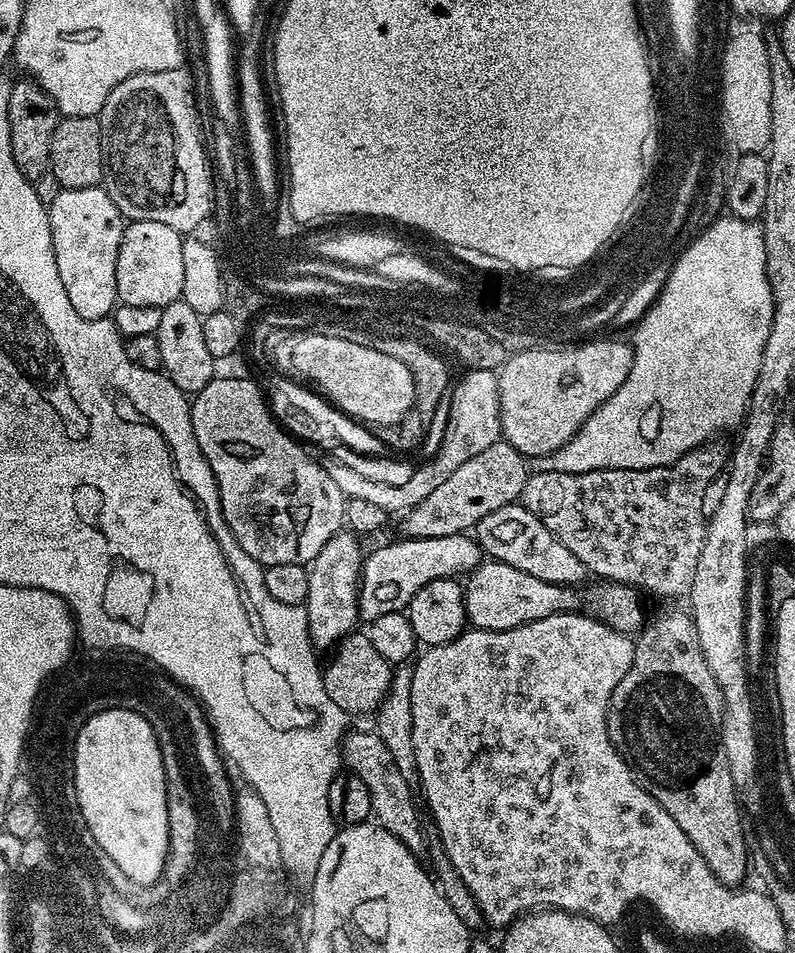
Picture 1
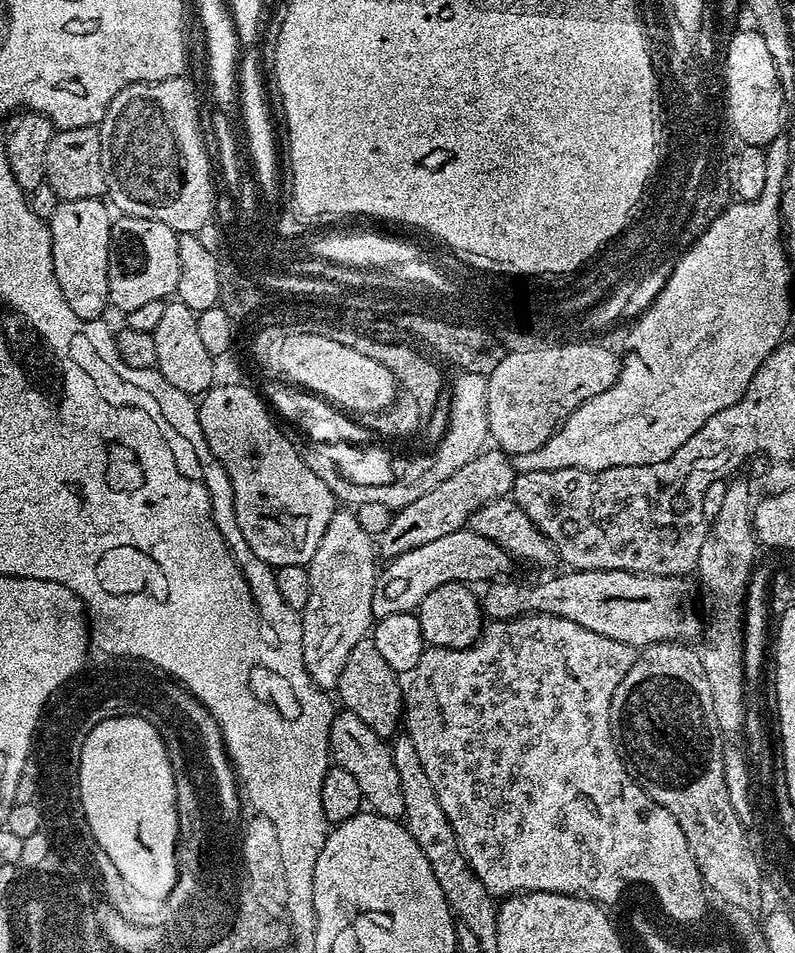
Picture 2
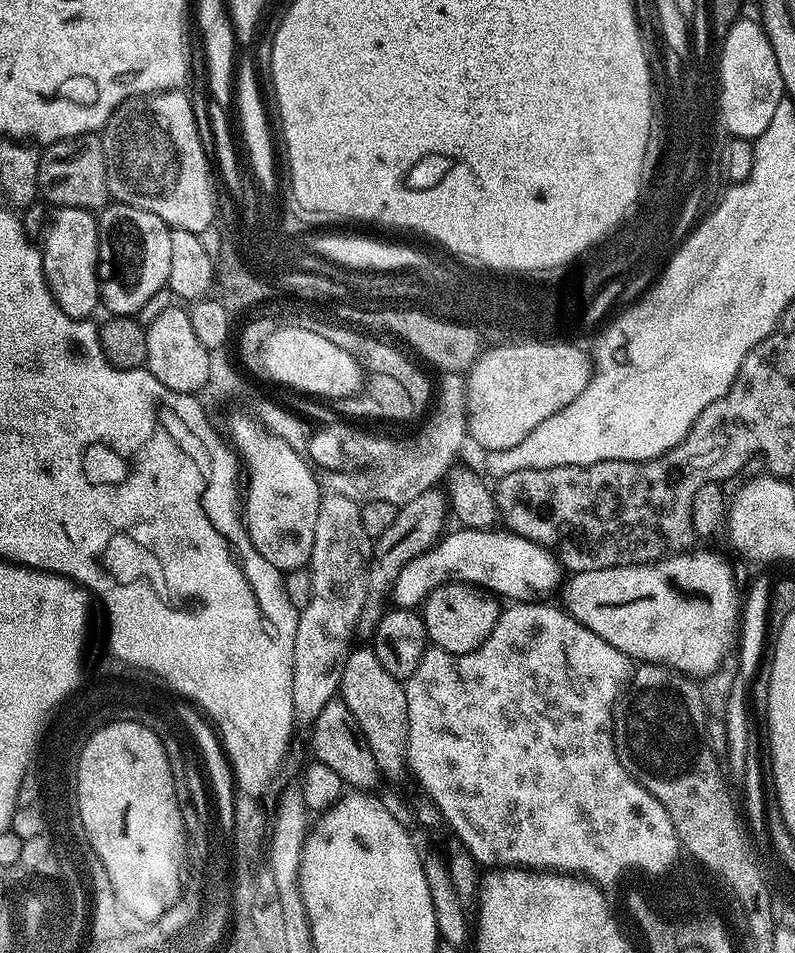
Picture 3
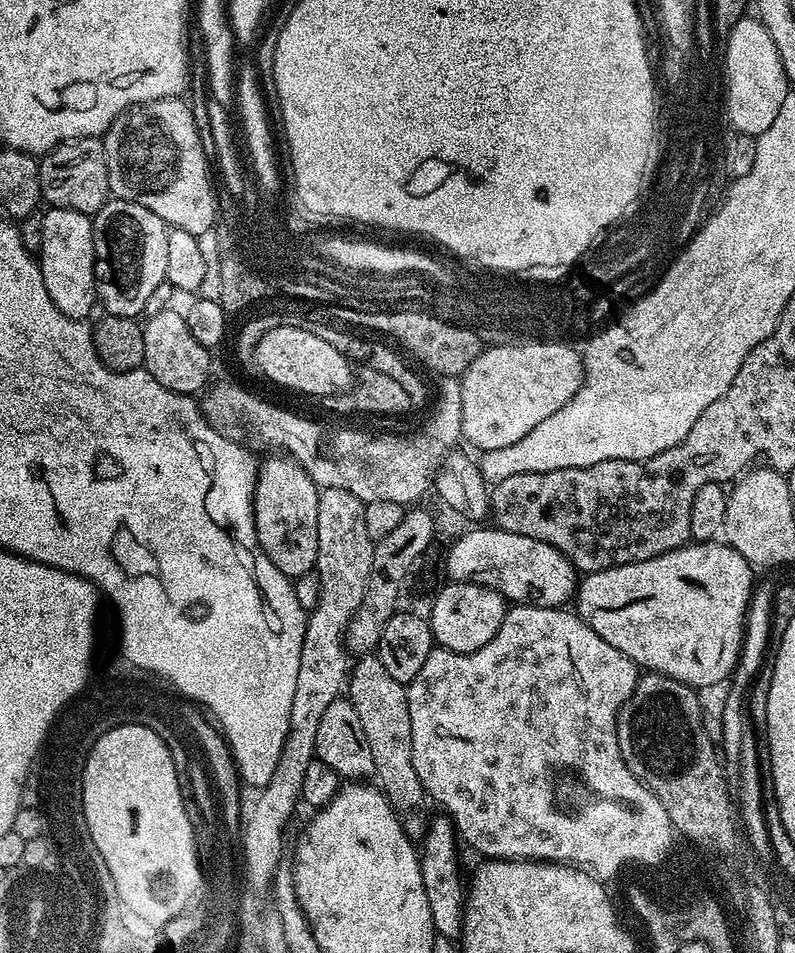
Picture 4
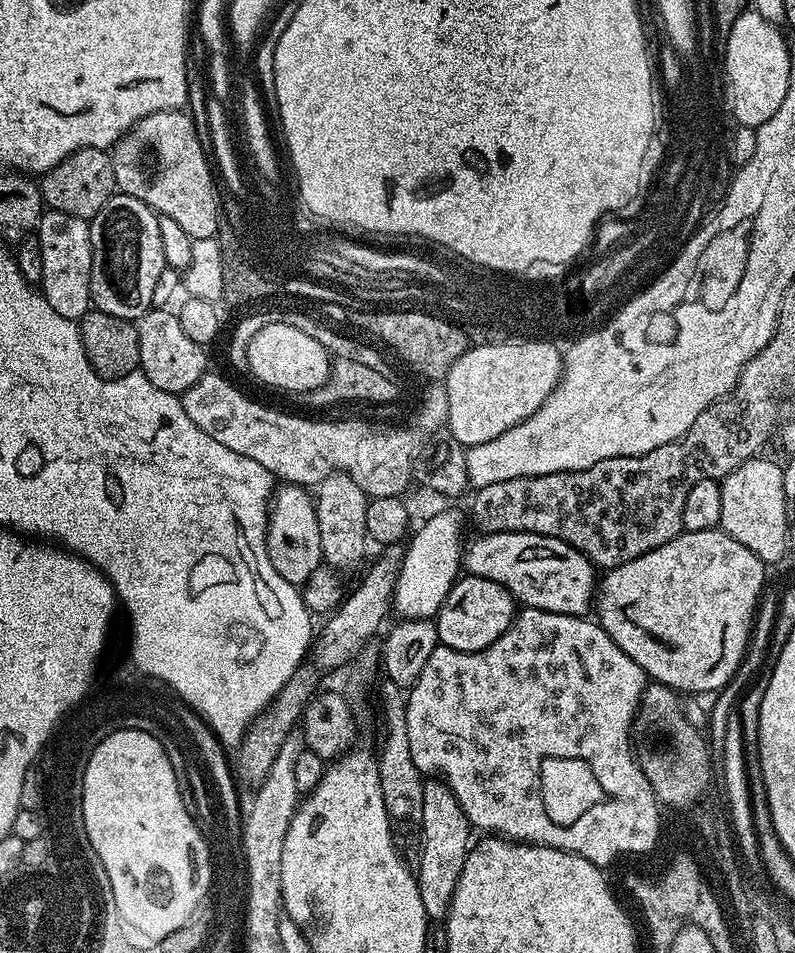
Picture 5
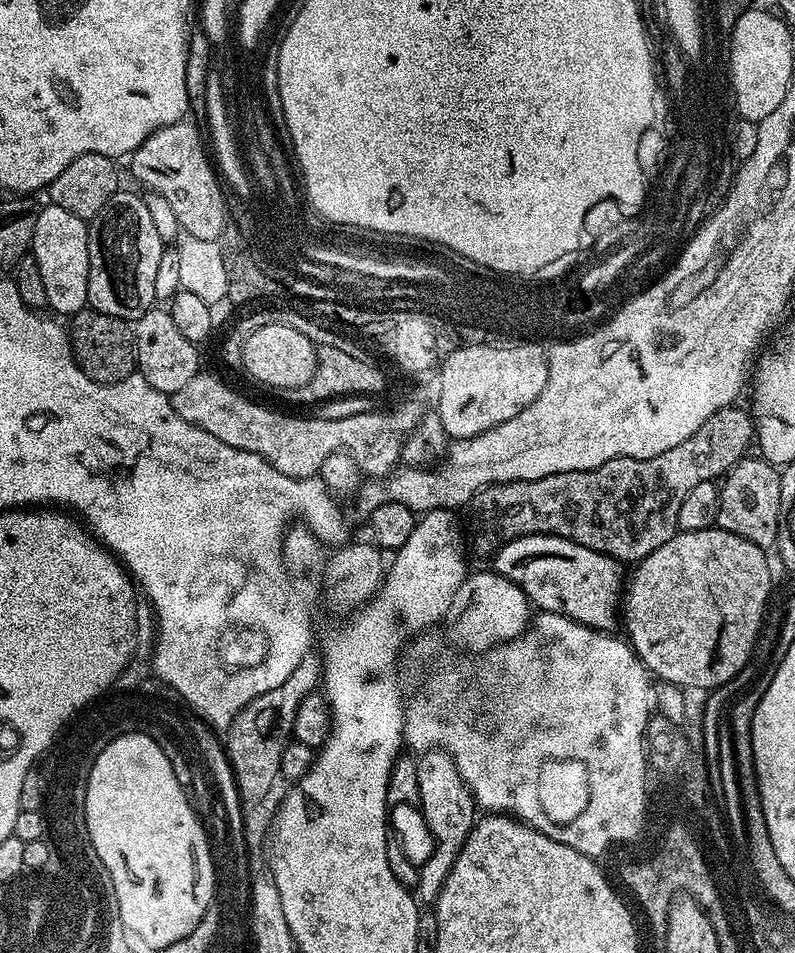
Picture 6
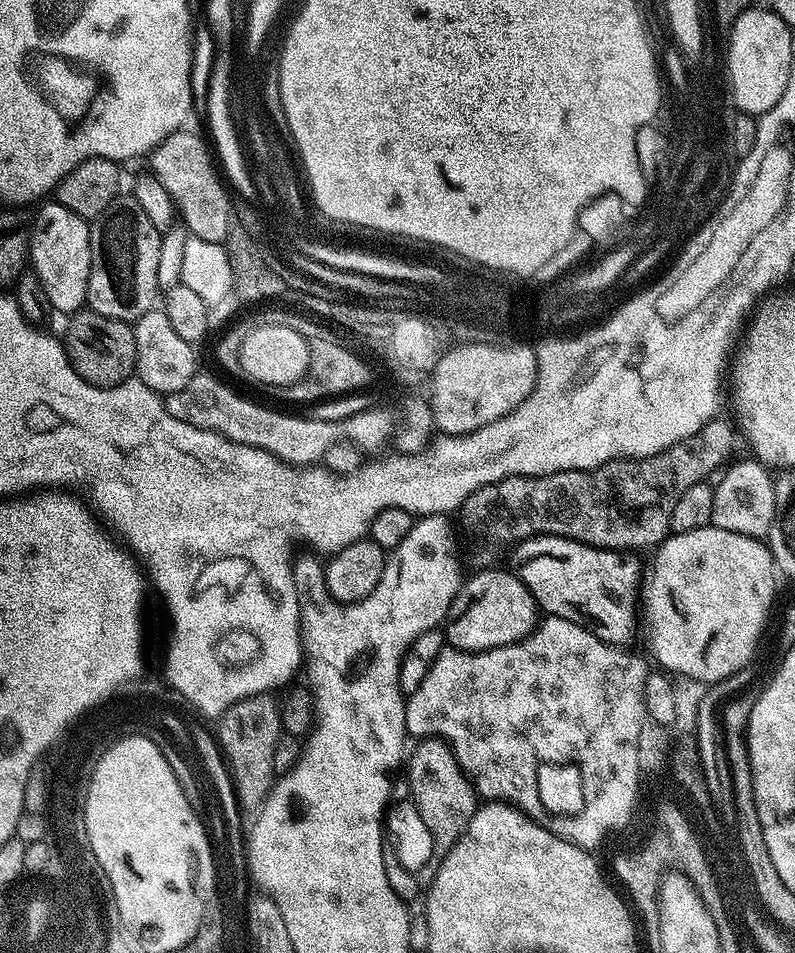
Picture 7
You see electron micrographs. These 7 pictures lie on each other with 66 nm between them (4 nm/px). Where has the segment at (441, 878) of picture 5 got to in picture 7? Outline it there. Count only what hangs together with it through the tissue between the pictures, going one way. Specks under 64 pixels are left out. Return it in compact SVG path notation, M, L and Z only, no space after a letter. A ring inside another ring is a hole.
M424 738L419 741L420 744L416 749L411 749L410 755L406 760L406 768L408 764L408 788L412 793L410 793L410 799L414 806L417 807L418 813L422 816L422 821L426 822L427 829L430 830L430 835L433 838L433 846L437 853L443 854L449 852L452 847L460 841L460 837L464 835L468 830L468 823L470 822L470 818L473 814L476 813L476 809L478 807L478 793L472 783L471 780L468 779L468 775L464 773L464 769L460 767L460 763L458 762L458 758L452 752L452 745L448 743L446 740L442 740L439 738Z

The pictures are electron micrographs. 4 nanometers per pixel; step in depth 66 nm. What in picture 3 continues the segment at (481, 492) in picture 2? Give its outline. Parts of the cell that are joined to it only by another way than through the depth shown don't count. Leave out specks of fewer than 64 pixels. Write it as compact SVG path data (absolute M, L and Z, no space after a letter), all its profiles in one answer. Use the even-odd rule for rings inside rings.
M436 486L419 494L413 501L397 507L394 523L386 530L386 534L379 536L372 545L372 560L368 564L368 600L364 604L362 617L365 625L368 623L368 626L375 626L380 621L386 611L384 600L386 604L402 566L406 566L406 562L420 556L441 539L447 520L450 520L449 499Z

